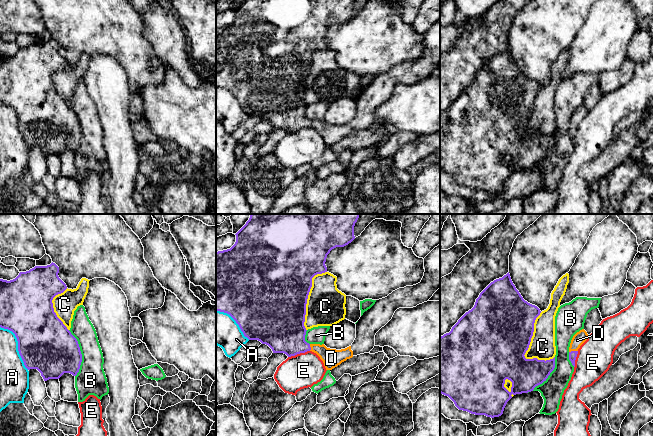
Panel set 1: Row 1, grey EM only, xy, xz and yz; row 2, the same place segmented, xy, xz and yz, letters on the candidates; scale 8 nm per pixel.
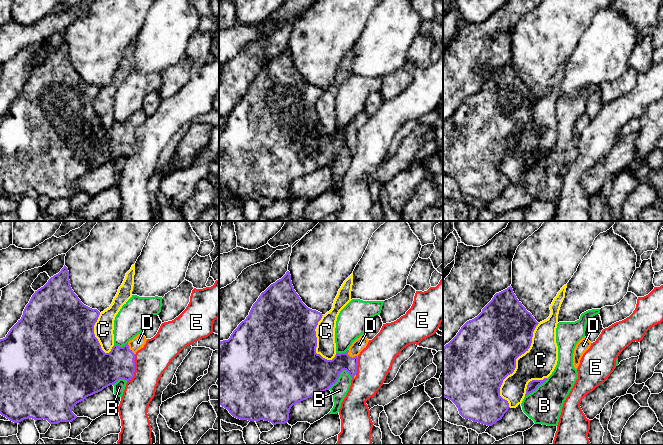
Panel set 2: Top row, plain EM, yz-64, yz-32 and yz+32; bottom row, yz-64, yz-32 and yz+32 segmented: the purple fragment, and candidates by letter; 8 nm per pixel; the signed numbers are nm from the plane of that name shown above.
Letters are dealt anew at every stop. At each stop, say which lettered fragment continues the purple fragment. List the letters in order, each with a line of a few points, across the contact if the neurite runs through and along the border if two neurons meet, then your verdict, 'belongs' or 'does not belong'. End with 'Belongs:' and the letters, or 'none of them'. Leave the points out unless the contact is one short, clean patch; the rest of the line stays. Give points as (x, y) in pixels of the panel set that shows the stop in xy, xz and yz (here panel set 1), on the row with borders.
A: does not belong
B: does not belong
C: does not belong
D: belongs
E: xz (309, 350), (288, 357) | does not belong
Belongs: D

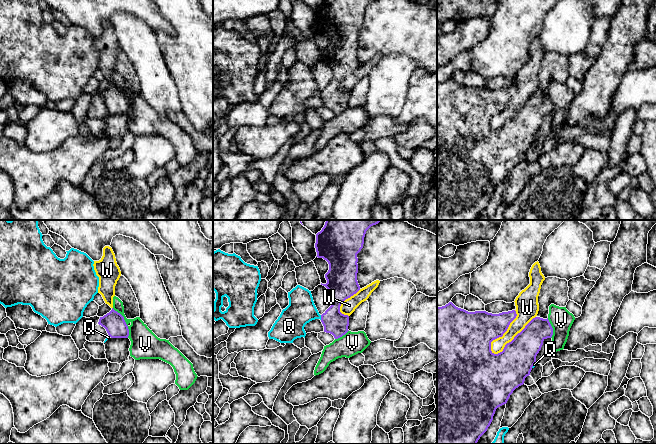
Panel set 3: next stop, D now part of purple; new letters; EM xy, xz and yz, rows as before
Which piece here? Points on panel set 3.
Q: does not belong
V: xy (112, 308), (123, 317), (128, 329), (128, 337) | does not belong
W: does not belong
Belongs: none of them

